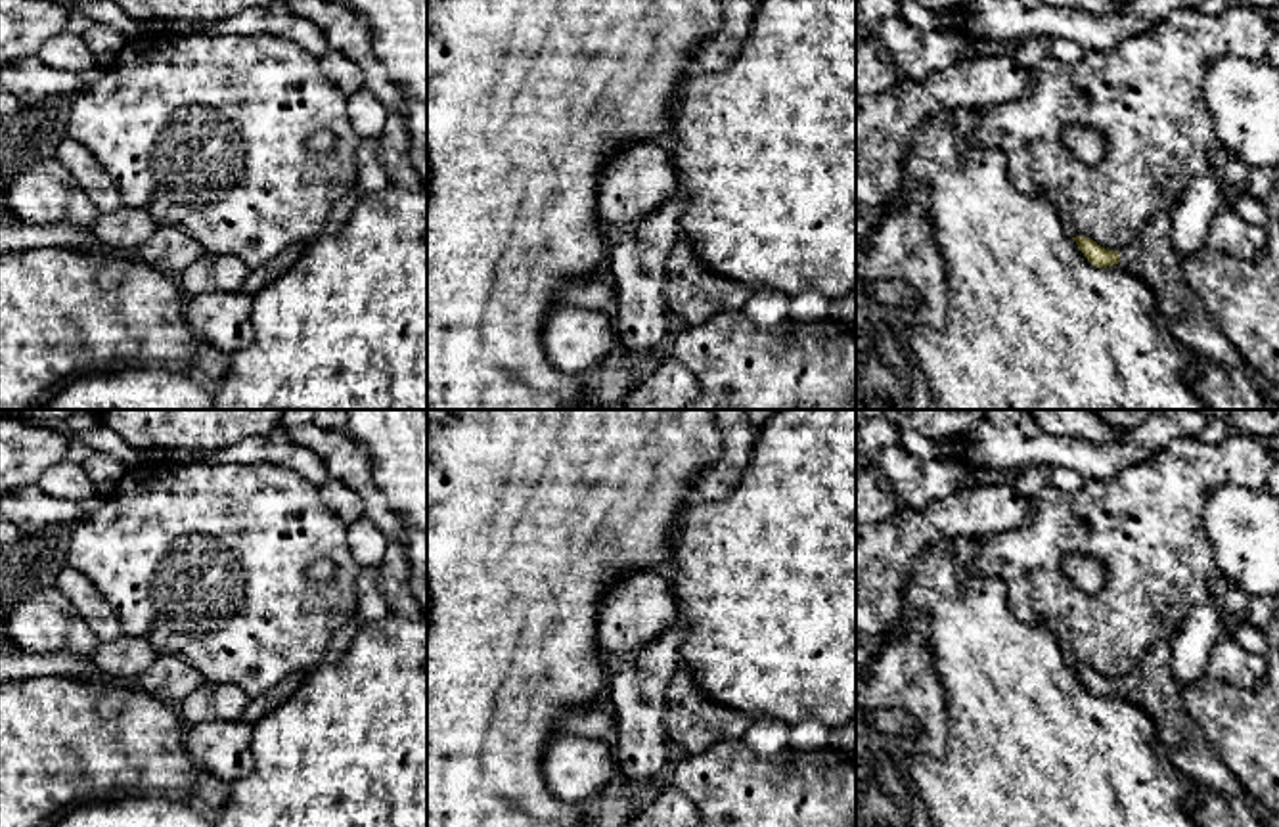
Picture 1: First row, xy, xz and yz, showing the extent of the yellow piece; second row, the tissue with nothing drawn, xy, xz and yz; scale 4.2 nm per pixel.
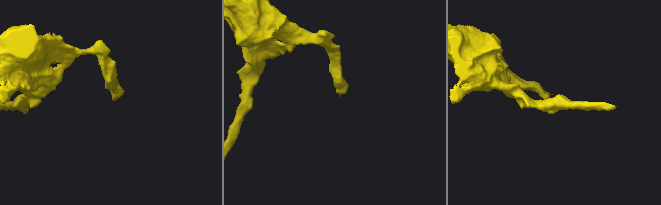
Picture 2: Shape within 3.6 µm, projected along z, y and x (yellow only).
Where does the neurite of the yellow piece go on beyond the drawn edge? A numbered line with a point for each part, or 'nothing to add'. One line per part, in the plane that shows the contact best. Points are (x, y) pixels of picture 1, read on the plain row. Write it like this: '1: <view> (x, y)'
1: yz (1153, 688)

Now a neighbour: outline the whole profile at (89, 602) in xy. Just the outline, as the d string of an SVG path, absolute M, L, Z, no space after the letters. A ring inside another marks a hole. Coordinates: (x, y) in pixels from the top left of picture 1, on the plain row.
M63 563L54 586L73 603L98 641L113 641L123 636L115 609L88 576Z

